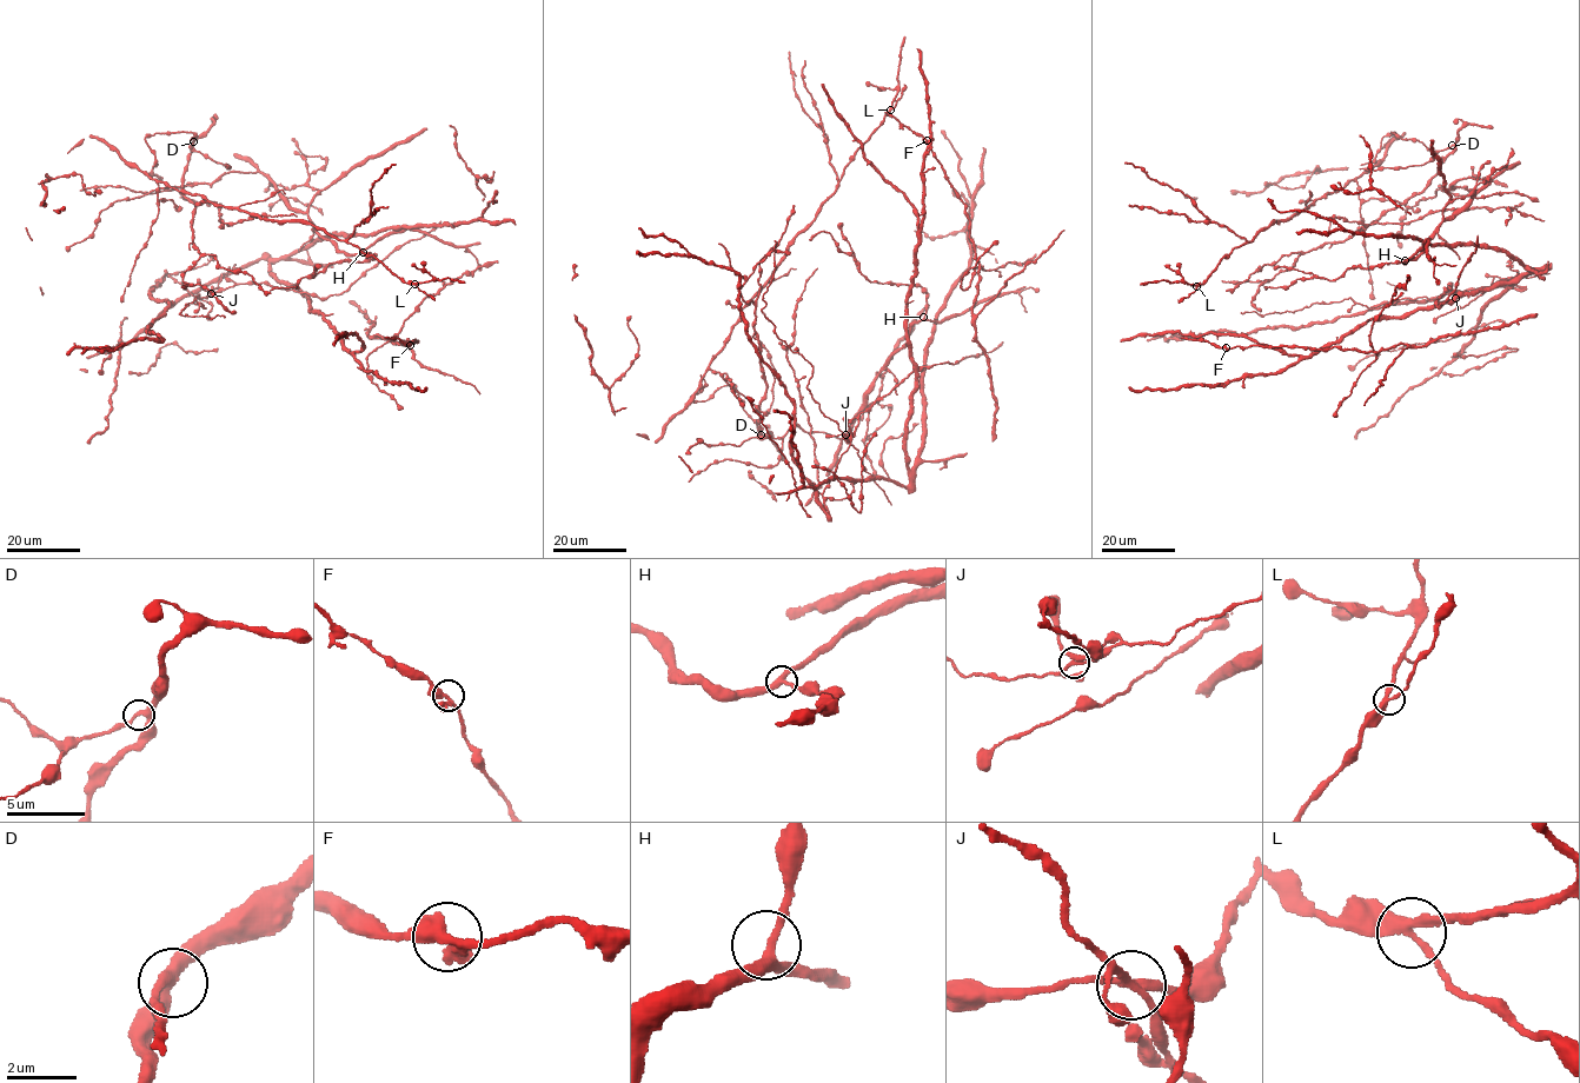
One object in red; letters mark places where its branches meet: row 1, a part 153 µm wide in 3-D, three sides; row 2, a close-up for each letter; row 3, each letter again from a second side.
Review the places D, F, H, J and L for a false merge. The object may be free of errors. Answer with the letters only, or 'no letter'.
J

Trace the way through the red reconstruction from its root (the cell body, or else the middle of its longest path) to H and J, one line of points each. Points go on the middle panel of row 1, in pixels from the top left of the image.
H: (779, 339), (812, 367), (811, 397), (867, 472), (908, 486), (924, 427), (927, 344), (937, 323), (923, 317)
J: (779, 339), (812, 367), (807, 387), (823, 414), (834, 420), (845, 436)

